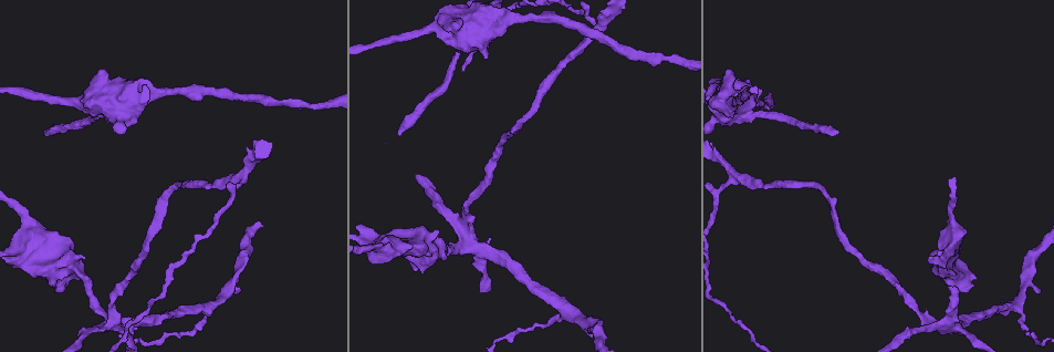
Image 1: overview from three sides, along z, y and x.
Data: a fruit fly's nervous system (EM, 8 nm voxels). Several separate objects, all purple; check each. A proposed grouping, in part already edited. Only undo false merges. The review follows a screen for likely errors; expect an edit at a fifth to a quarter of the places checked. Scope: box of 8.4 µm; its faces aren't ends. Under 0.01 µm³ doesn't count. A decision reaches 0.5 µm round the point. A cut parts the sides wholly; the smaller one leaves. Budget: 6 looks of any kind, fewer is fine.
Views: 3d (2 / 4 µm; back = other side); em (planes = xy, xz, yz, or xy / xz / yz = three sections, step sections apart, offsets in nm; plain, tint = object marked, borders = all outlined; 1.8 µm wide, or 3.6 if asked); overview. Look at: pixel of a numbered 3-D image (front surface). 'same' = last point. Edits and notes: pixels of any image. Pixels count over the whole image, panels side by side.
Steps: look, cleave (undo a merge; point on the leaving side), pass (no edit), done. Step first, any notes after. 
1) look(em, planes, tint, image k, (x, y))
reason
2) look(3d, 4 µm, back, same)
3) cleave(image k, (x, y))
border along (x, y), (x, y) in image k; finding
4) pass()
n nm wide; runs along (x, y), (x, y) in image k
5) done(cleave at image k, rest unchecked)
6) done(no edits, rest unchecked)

look(3d, 2 µm, image 1, (663, 56))
a narrow waist

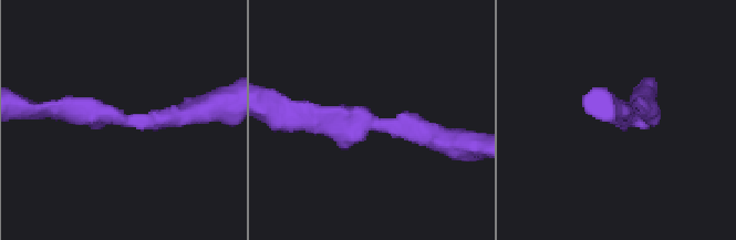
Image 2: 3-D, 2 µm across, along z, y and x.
look(em, 3.6 µm, xy, step 8, tint, image 2, (129, 115))
arms of 190, 220 nm; shape alone is not enough

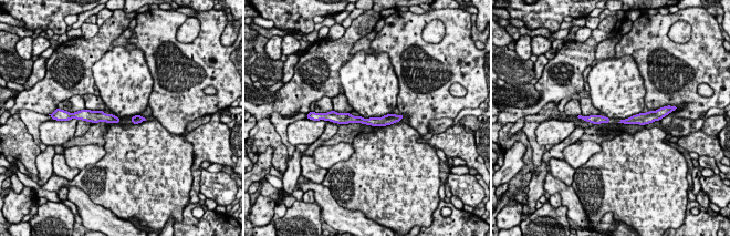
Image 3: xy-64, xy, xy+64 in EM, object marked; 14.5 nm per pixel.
look(em, 3.6 µm, planes, tint, same)
cut it another way

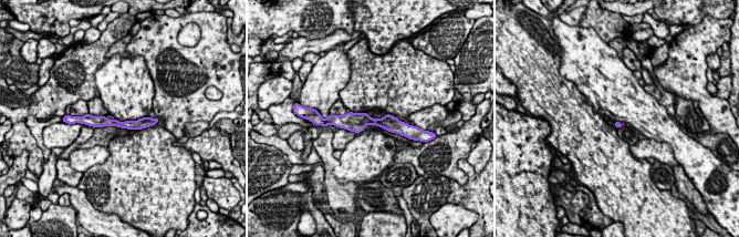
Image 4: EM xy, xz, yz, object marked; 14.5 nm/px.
pass()
runs along (339, 121), (389, 122), (402, 129) in image 4; continuous, no second neuron

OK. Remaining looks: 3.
look(em, 3.6 µm, yz, step 8, borders, image 1, (747, 115))

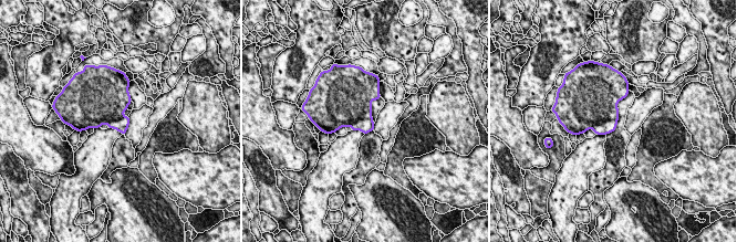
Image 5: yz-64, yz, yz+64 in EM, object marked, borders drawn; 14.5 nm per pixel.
look(em, 3.6 µm, xz, step 8, borders, same)
another direction

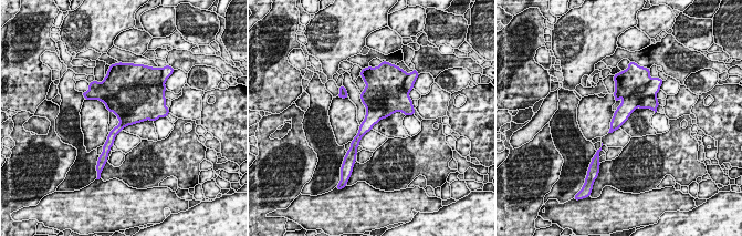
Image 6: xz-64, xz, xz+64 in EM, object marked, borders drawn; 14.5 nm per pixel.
cleave(image 6, (373, 116))
the part that leaves runs along (380, 110), (364, 127), (354, 145) in image 6; a second neuron is stuck on

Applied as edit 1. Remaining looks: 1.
done(cleave at image 6, rest unchecked)

